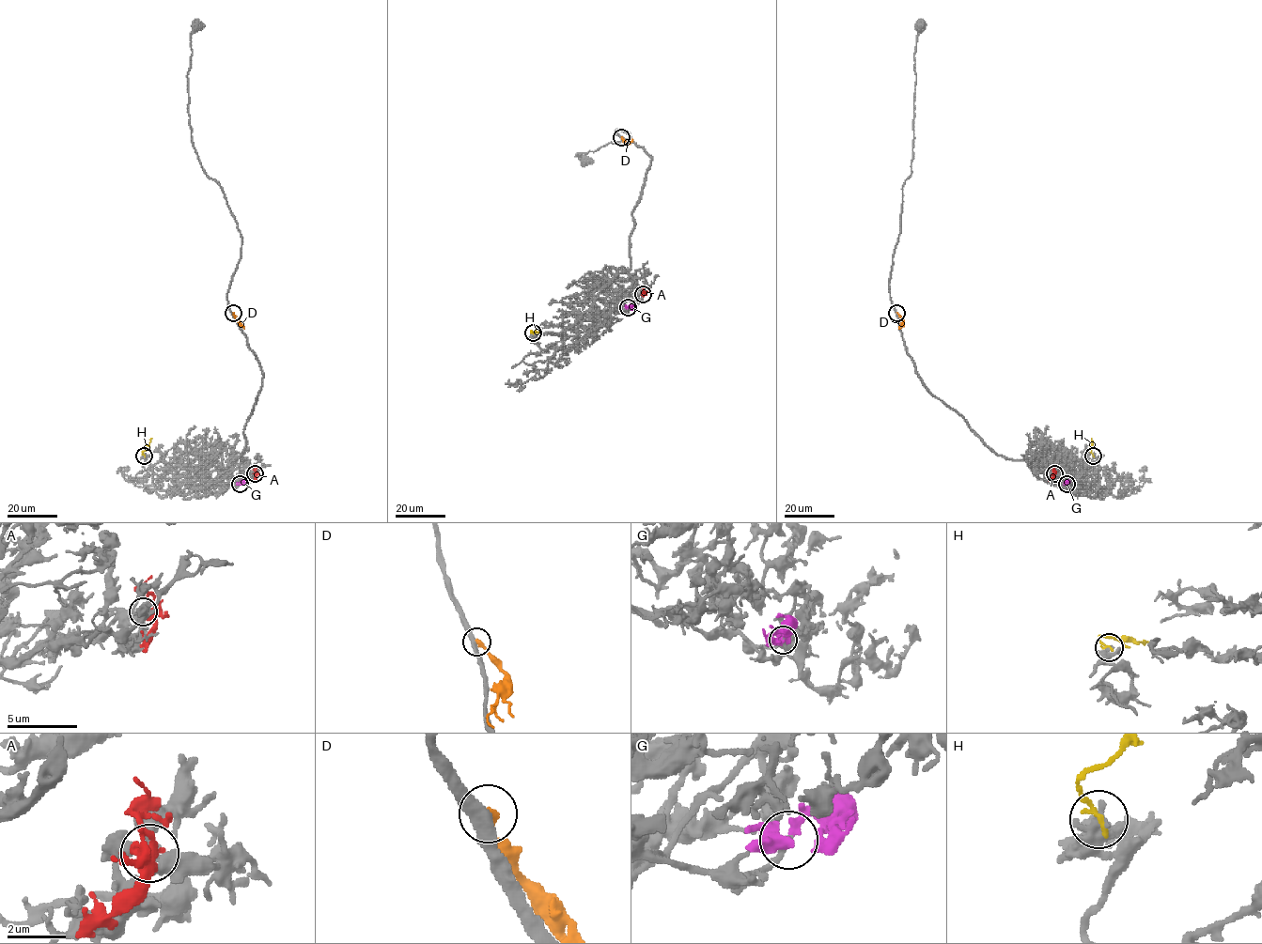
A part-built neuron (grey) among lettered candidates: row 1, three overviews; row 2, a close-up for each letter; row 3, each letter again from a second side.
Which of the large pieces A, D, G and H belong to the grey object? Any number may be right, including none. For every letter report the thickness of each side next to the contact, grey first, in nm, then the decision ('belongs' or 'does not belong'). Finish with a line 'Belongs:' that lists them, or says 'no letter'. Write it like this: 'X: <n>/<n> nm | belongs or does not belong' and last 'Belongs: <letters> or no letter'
A: 220/320 nm | does not belong
D: 400/280 nm | does not belong
G: 220/320 nm | belongs
H: 400/190 nm | does not belong
Belongs: G

